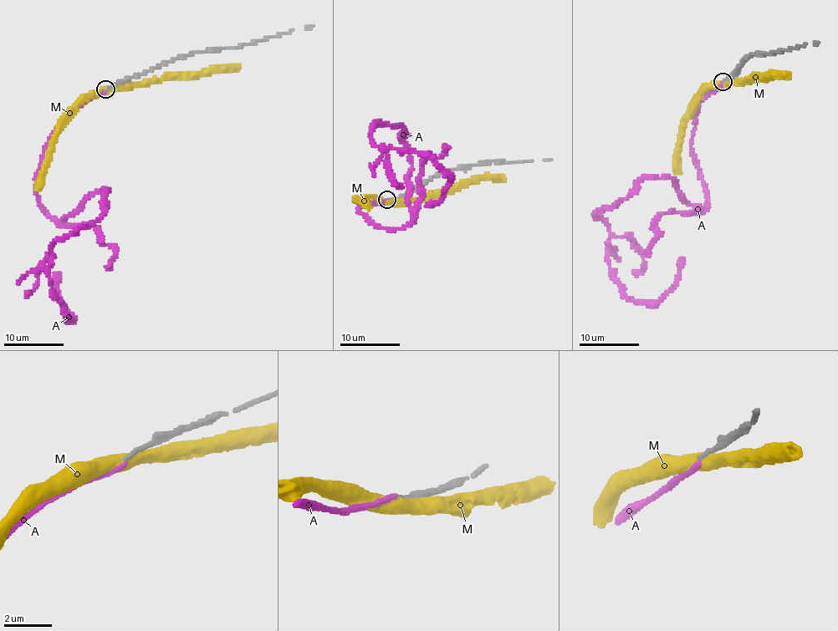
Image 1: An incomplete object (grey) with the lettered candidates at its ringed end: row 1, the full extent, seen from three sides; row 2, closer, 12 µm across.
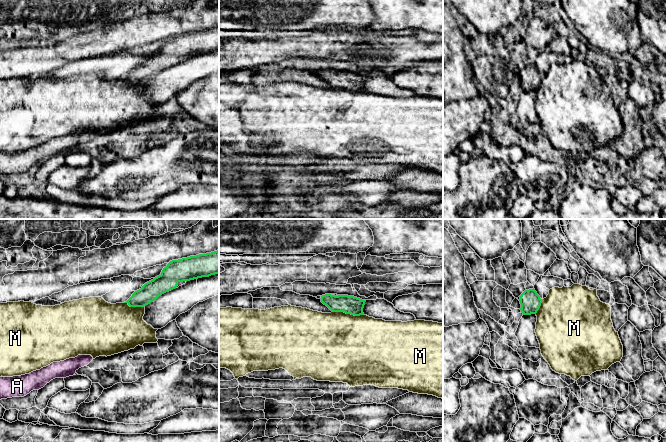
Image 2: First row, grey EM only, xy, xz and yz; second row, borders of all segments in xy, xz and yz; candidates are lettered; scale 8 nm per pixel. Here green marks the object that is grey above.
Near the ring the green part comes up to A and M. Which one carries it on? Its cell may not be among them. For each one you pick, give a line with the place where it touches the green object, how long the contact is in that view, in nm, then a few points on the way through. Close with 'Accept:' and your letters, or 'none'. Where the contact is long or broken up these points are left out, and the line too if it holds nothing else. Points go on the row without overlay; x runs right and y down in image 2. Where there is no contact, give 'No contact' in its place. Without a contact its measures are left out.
Accept: none

